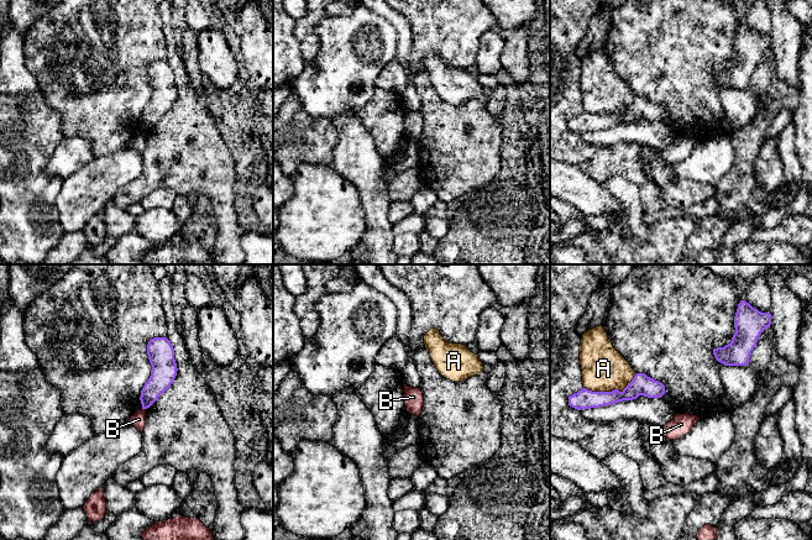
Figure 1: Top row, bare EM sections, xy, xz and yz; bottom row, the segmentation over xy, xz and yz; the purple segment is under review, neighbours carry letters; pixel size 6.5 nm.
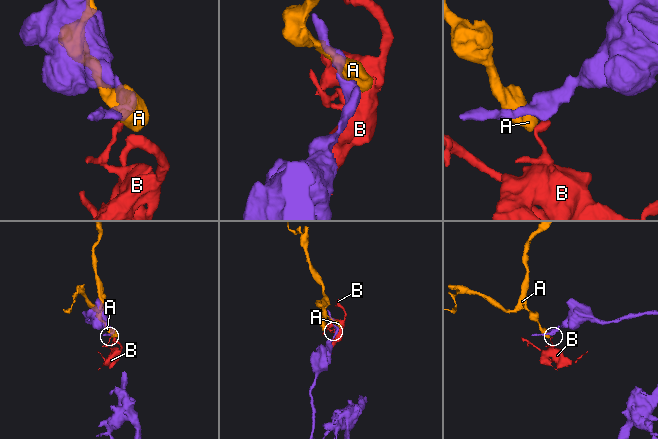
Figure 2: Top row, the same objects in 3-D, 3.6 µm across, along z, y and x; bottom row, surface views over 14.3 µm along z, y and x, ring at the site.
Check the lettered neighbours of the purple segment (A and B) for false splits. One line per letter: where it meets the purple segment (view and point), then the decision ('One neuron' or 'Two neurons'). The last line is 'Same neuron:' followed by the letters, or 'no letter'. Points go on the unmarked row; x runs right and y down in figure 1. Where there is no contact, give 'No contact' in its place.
A: Touches purple at yz (612, 114). Two neurons
B: Touches purple at xy (143, 131). Two neurons
Same neuron: no letter

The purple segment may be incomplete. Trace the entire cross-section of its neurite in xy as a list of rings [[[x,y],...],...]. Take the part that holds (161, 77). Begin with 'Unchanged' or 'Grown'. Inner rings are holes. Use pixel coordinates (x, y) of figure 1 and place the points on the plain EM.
Unchanged. [[[167,61],[151,62],[147,68],[147,78],[152,93],[141,114],[142,132],[150,131],[171,110],[178,94],[174,72]]]

